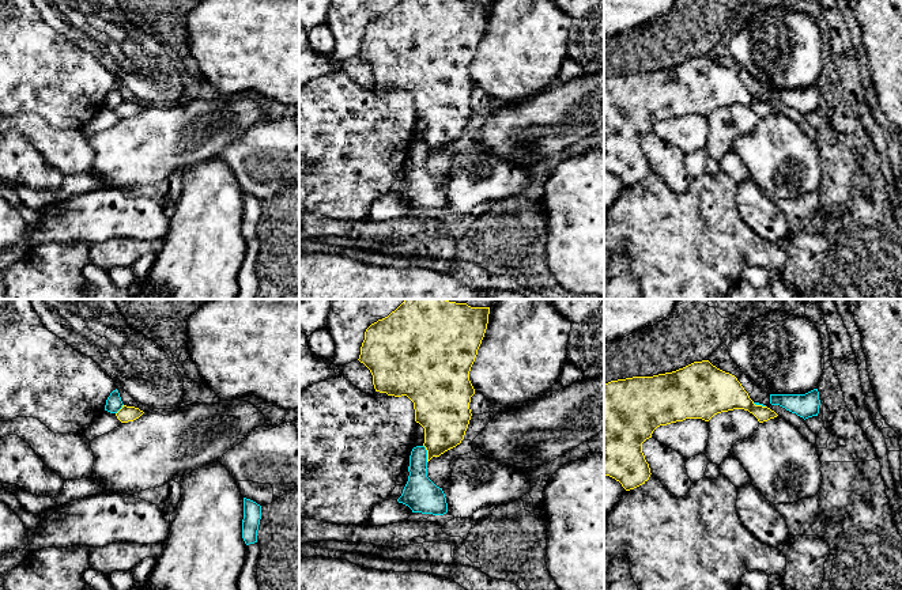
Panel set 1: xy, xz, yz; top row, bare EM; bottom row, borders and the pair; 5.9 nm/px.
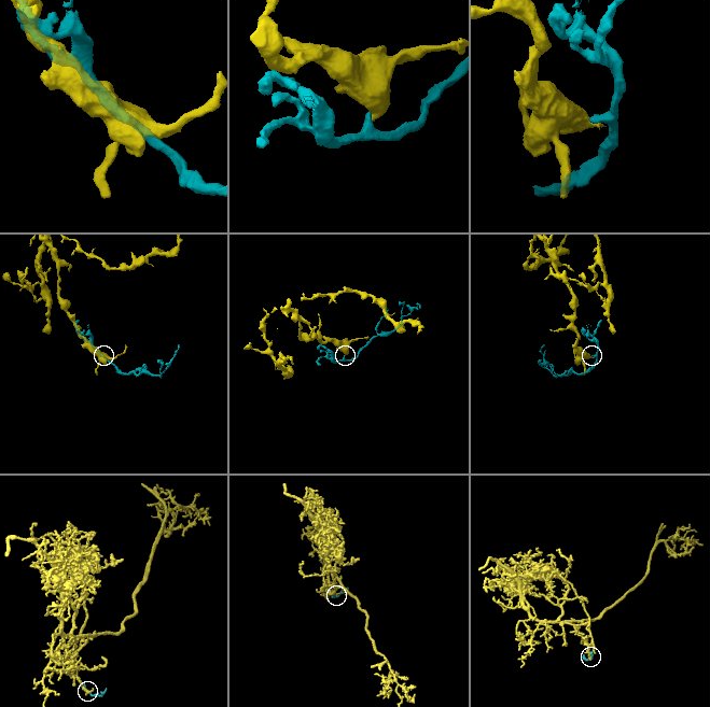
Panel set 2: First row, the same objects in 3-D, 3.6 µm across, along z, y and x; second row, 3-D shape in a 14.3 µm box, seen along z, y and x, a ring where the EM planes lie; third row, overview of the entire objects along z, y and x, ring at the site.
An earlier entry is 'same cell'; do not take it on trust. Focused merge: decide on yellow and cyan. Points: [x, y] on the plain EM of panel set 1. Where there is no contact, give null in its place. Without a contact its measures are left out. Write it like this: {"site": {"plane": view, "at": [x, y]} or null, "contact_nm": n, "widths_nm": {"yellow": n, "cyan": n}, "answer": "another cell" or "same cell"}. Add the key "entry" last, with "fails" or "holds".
{"site": {"plane": "xz", "at": [427, 148]}, "contact_nm": 110, "widths_nm": {"yellow": 300, "cyan": 200}, "answer": "another cell", "entry": "fails"}

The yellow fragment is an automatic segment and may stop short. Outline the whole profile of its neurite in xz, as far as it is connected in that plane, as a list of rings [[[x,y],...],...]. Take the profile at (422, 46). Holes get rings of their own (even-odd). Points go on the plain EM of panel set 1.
[[[400,0],[365,27],[358,56],[370,65],[375,87],[407,91],[414,98],[415,117],[424,124],[427,158],[464,135],[475,90],[469,67],[484,33],[488,10],[490,3],[468,0]]]

